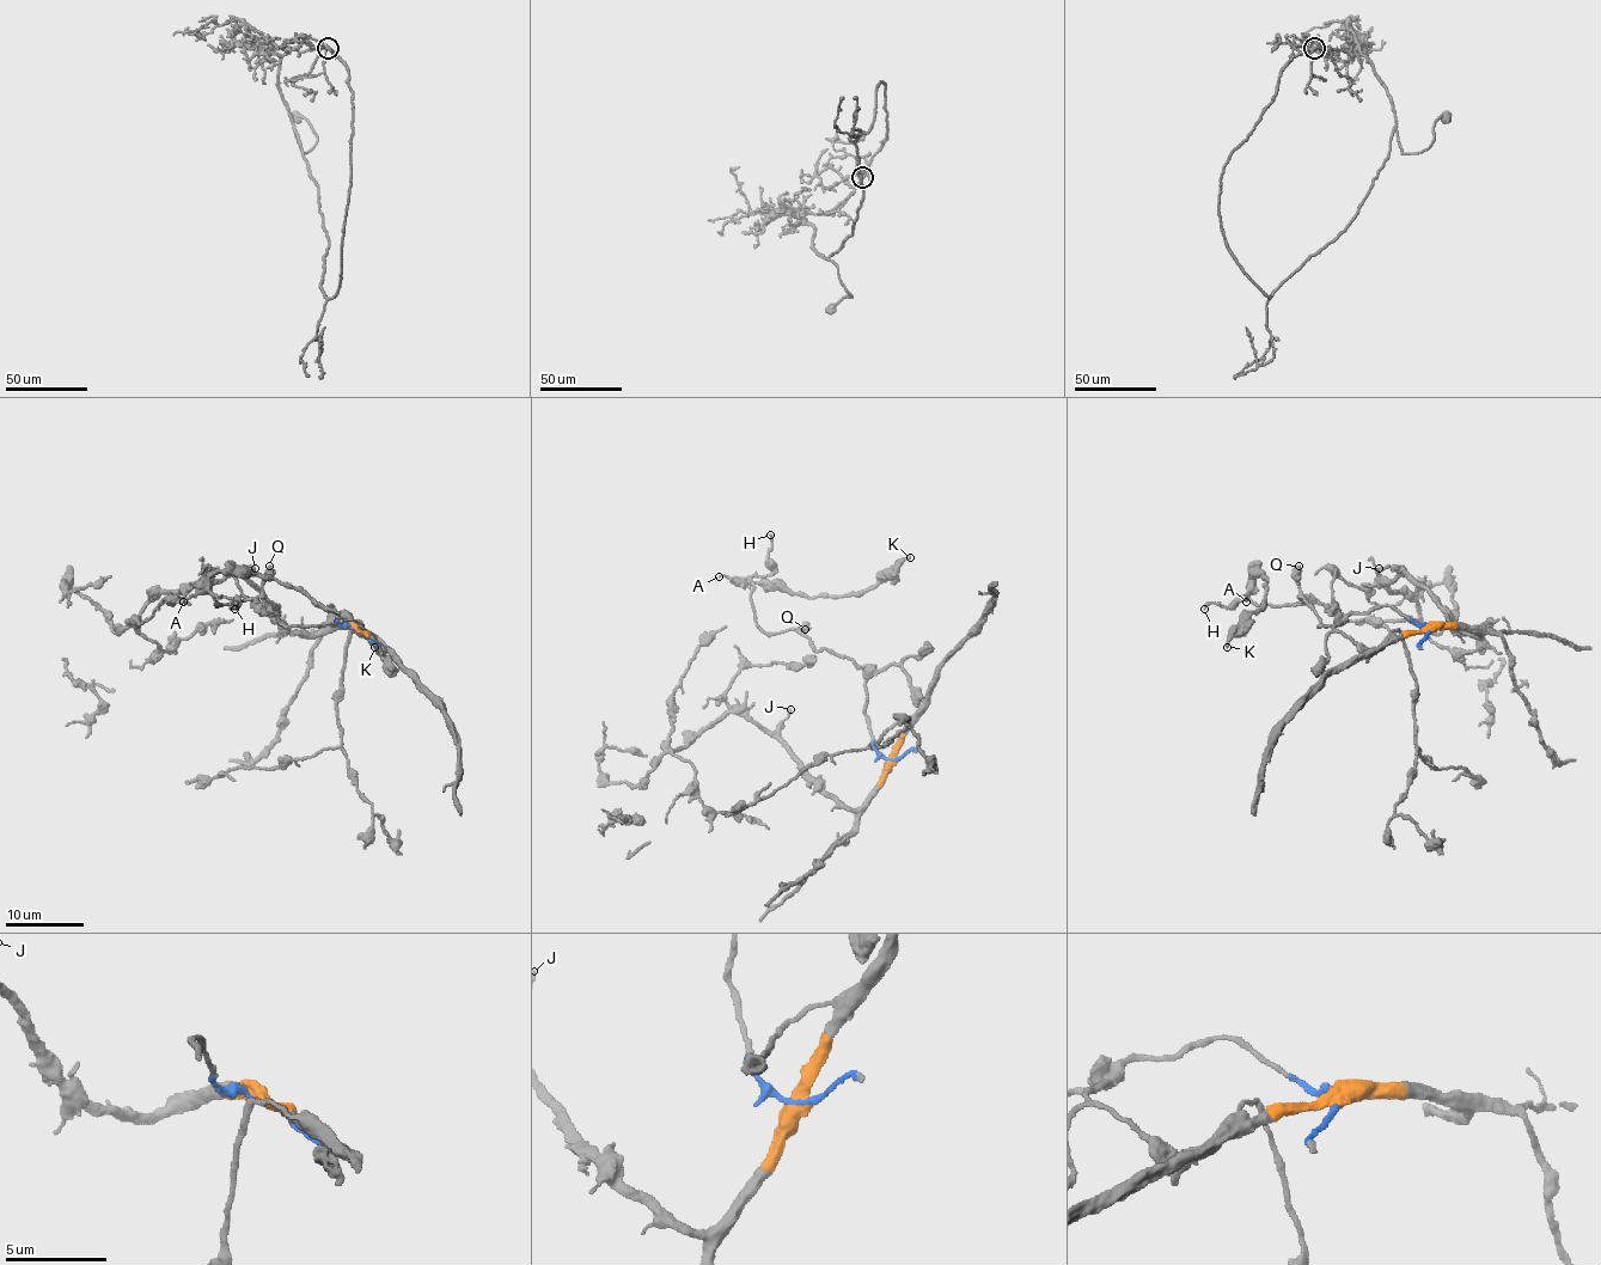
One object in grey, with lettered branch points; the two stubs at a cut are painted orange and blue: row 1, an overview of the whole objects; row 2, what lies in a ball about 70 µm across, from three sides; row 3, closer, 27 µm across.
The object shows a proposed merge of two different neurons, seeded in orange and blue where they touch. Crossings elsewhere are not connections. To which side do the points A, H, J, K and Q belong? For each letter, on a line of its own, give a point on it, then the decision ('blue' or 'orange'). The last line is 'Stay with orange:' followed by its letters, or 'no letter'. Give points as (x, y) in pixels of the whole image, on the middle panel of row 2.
A: (719, 576) | blue
H: (770, 535) | blue
J: (790, 709) | orange
K: (910, 557) | blue
Q: (805, 629) | blue
Stay with orange: J

